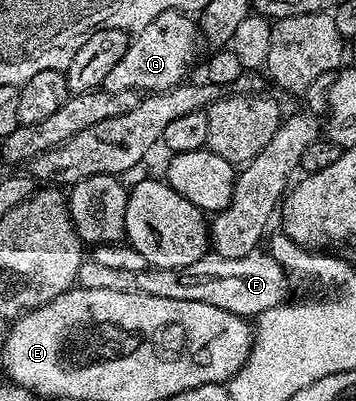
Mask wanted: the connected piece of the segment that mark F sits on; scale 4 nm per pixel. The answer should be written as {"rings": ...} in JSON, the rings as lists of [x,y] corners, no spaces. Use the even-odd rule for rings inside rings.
{"rings":[[[255,250],[246,257],[226,258],[209,254],[182,268],[153,268],[142,271],[107,269],[90,259],[79,266],[77,285],[84,289],[120,290],[130,294],[153,294],[158,298],[173,298],[184,302],[206,302],[218,310],[230,310],[245,318],[257,318],[263,311],[285,303],[290,273],[267,251]]]}

